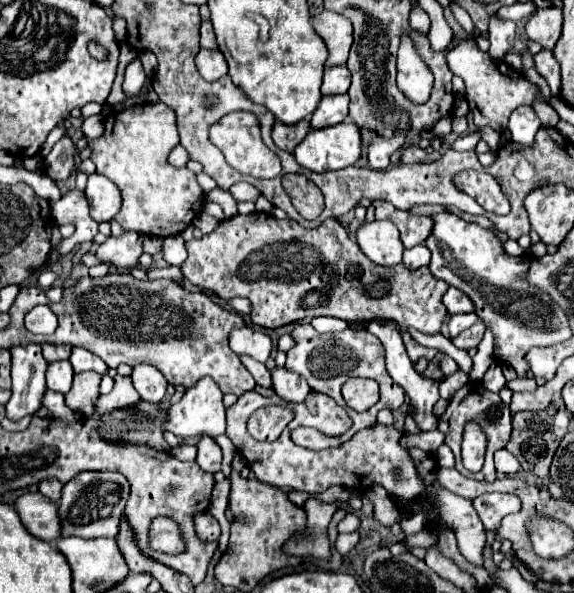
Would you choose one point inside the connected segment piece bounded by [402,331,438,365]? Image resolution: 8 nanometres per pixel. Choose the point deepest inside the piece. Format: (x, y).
(415, 351)

